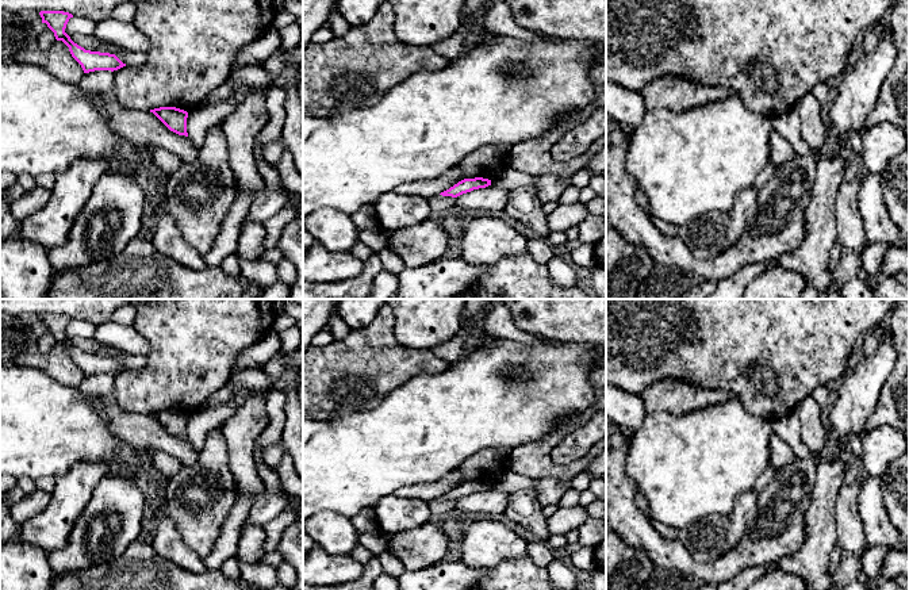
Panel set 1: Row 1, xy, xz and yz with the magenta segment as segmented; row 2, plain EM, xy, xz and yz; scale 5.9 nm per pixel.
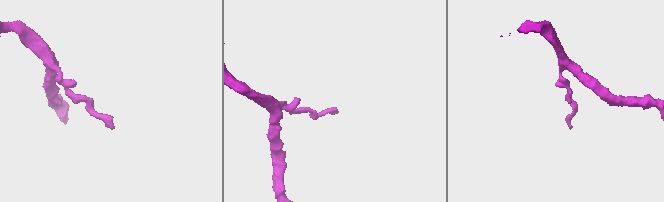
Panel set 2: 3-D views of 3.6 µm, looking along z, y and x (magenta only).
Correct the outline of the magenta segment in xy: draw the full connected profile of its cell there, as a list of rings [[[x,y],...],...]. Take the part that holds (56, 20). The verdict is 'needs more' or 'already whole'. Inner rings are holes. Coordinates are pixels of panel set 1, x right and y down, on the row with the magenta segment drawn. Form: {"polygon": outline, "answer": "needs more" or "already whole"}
{"polygon": [[[41,11],[42,23],[54,32],[57,41],[62,41],[72,54],[72,57],[81,65],[84,73],[95,70],[118,70],[126,64],[123,64],[115,54],[100,53],[85,50],[84,47],[74,43],[70,37],[65,32],[66,24],[72,14],[64,11]]], "answer": "already whole"}

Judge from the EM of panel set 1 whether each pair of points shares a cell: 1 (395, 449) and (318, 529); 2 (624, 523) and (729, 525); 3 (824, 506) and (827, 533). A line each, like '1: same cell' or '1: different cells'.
1: different cells
2: different cells
3: same cell

